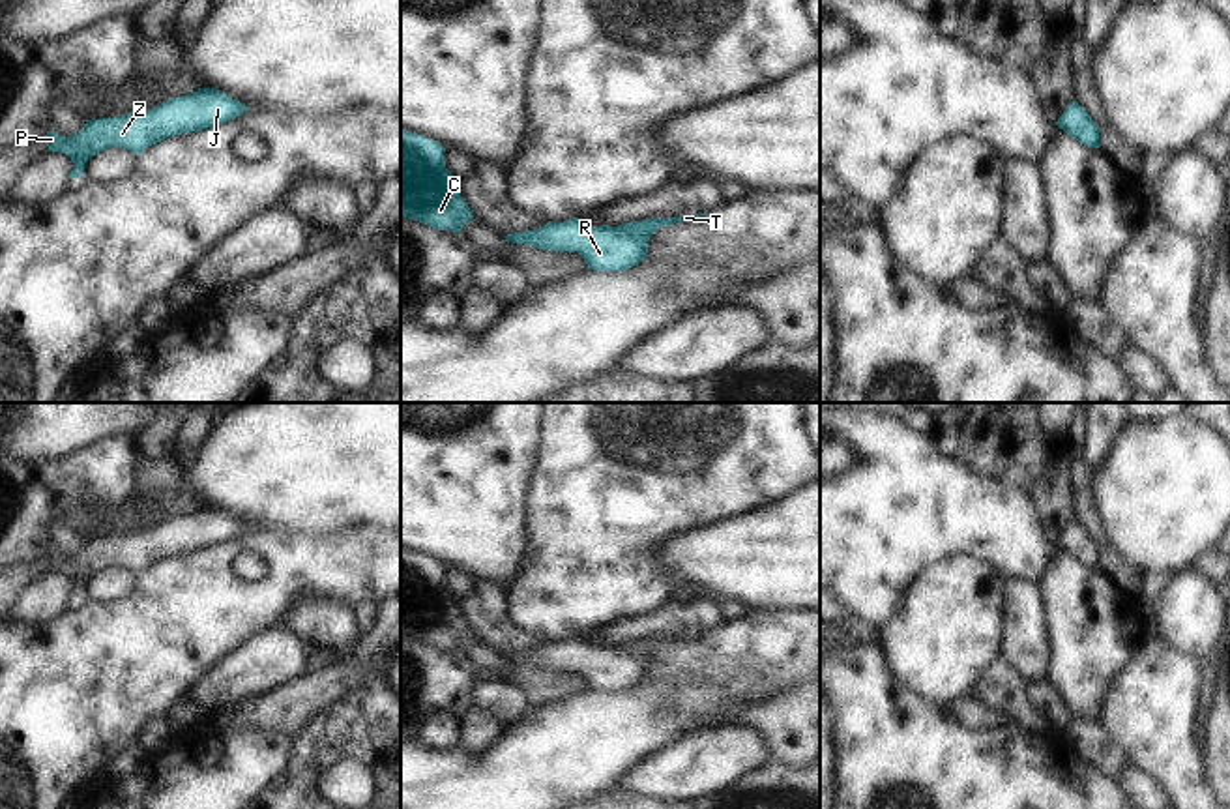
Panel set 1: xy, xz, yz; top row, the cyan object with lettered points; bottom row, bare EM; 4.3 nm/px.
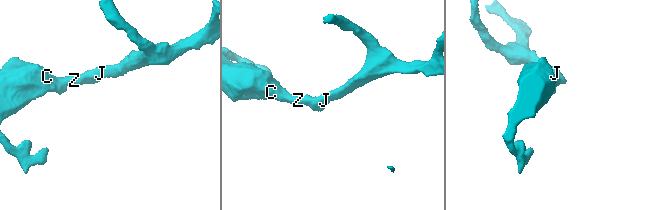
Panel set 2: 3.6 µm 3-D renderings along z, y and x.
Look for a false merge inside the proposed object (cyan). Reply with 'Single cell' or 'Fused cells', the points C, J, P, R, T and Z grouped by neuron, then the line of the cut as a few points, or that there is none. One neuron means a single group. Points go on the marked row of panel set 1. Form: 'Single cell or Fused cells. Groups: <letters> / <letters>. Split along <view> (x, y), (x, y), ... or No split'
Single cell. Groups: C J P R T Z. No split.

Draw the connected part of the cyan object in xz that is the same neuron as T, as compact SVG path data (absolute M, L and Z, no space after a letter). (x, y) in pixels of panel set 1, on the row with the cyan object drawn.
M704 215L650 217L618 227L595 227L582 223L578 217L569 217L564 223L549 221L534 230L511 232L505 236L505 242L560 253L578 253L586 260L588 270L593 272L623 272L646 258L648 240L659 227L693 223Z

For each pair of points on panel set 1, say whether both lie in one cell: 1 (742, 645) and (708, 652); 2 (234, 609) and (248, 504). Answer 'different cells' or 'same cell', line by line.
1: same cell
2: different cells

